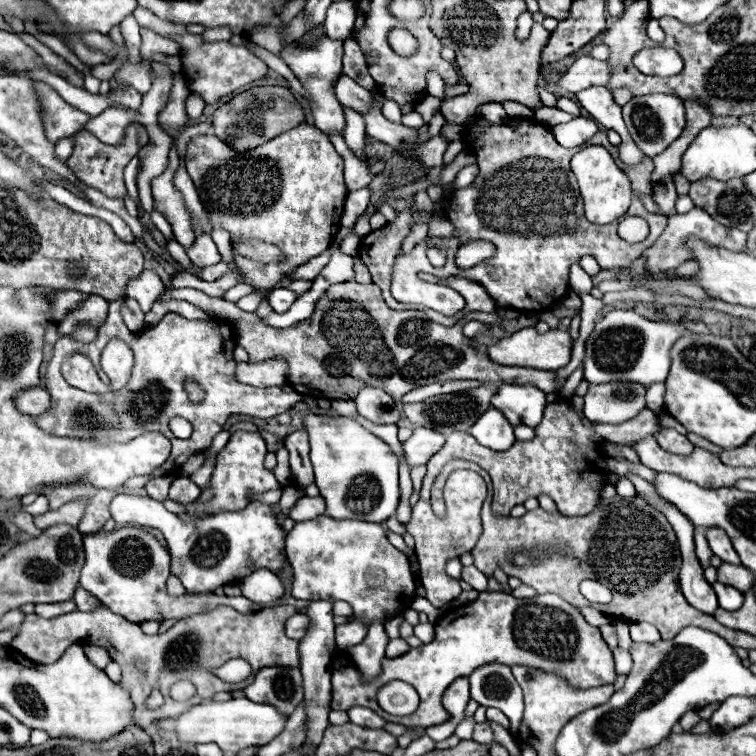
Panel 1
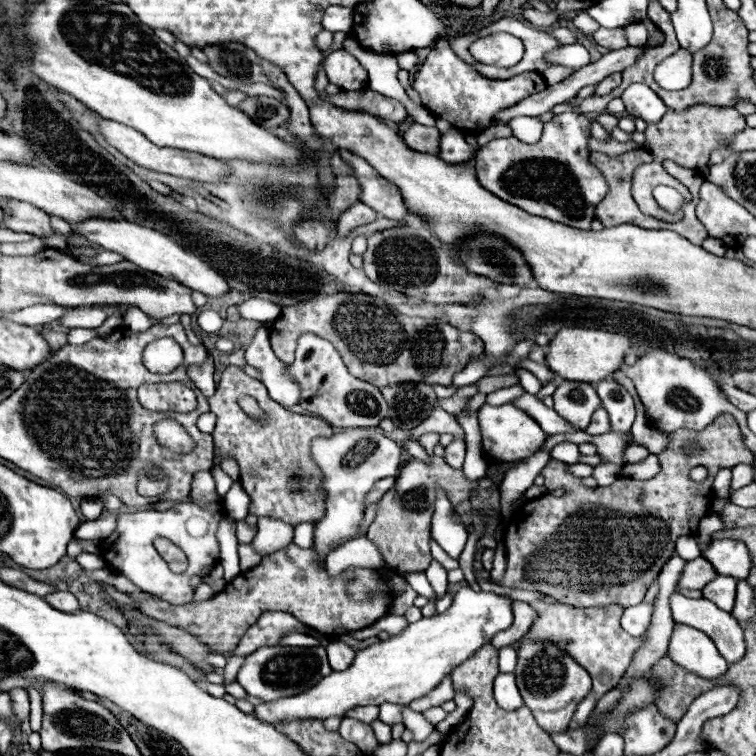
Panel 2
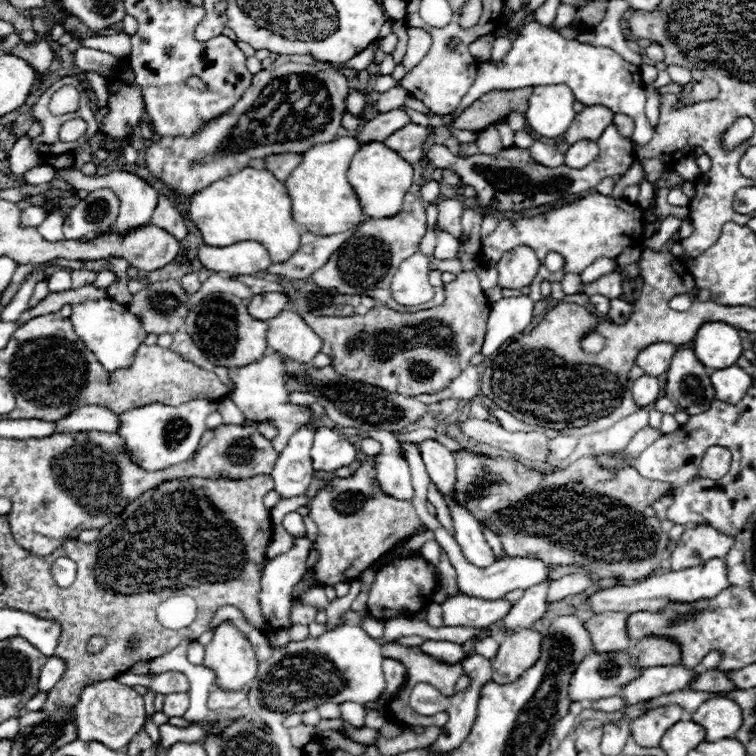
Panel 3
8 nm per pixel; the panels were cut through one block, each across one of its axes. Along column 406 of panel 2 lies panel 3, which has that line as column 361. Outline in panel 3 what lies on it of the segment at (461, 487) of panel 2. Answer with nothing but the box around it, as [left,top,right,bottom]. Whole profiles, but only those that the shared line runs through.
[310,458,428,586]

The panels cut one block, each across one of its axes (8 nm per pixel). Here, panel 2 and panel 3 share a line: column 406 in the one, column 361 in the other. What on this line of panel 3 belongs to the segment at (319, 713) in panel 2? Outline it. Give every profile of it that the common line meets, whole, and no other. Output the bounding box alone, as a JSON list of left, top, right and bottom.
[248,624,386,750]

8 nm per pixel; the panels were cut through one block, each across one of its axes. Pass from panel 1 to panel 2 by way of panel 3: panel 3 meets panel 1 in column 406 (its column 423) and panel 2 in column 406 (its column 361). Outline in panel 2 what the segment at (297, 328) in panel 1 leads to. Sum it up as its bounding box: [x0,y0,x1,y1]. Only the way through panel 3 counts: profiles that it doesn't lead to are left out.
[270,292,484,388]

